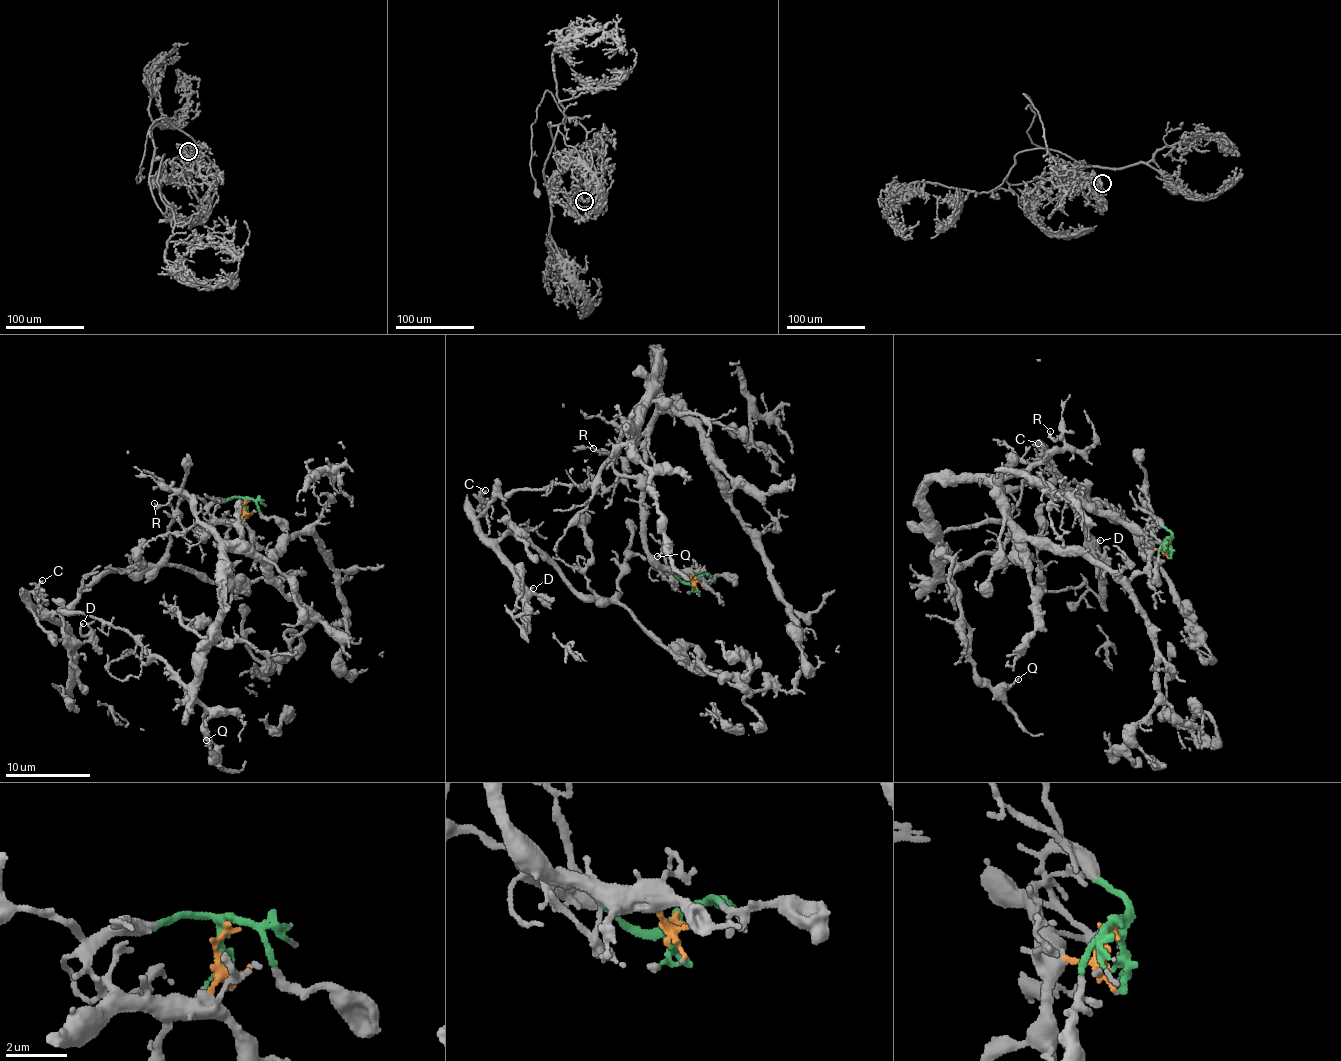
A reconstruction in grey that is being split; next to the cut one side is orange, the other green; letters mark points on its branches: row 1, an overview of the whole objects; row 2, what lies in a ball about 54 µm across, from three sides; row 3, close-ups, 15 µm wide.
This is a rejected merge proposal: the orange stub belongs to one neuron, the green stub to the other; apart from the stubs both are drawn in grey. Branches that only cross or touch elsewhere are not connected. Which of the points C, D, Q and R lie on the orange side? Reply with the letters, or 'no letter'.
Q, R

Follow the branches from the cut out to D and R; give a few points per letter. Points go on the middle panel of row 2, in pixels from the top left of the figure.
D: (694, 581), (633, 556), (620, 597), (581, 597), (514, 530), (499, 551), (534, 588)
R: (694, 581), (667, 570), (645, 544), (644, 437), (624, 457), (593, 449)

